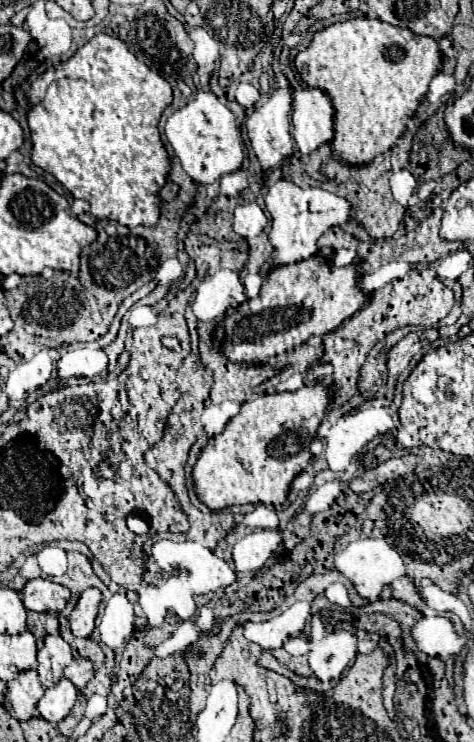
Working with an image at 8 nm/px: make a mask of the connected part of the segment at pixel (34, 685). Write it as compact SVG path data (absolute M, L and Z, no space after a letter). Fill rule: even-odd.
M35 669L21 671L13 681L7 683L7 697L5 707L17 721L27 721L35 715L37 701L43 697L43 685L39 681L39 675Z

